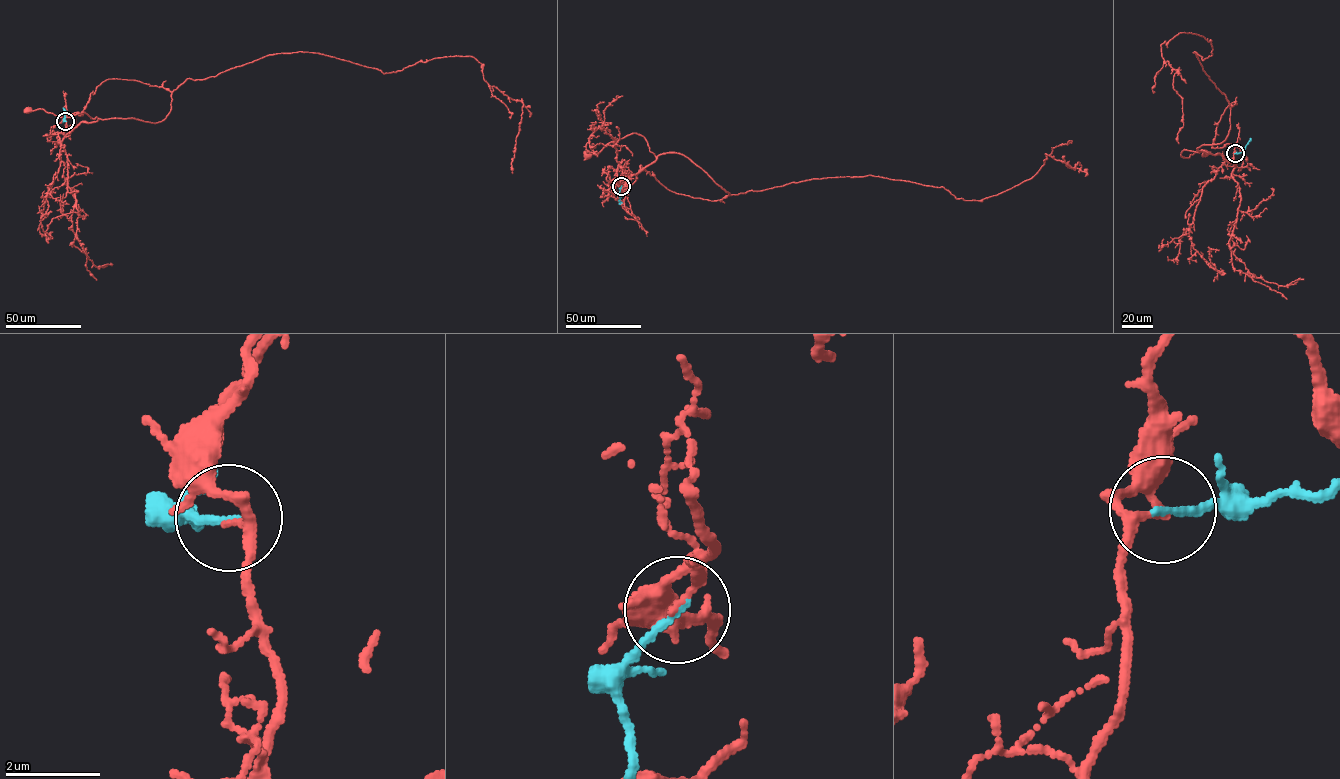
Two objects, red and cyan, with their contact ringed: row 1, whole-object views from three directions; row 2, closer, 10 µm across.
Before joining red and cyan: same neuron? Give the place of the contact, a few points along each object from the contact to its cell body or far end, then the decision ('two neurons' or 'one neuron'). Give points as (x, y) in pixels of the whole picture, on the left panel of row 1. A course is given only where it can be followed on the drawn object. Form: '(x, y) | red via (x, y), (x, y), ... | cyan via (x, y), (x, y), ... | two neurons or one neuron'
(65, 121) | red via (65, 121), (67, 129), (70, 130), (81, 122), (97, 120), (84, 112), (60, 117), (42, 109), (27, 110) | cyan via (65, 121), (63, 108) | one neuron

